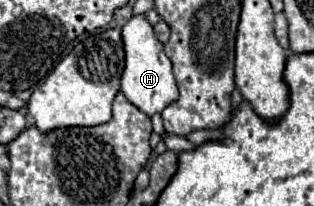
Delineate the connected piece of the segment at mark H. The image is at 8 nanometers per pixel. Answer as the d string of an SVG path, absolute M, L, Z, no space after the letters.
M132 16L122 28L124 50L126 50L126 68L122 74L122 94L144 114L154 116L166 106L178 100L176 80L172 76L172 62L164 54L164 46L156 40L154 28L144 20L144 16Z

